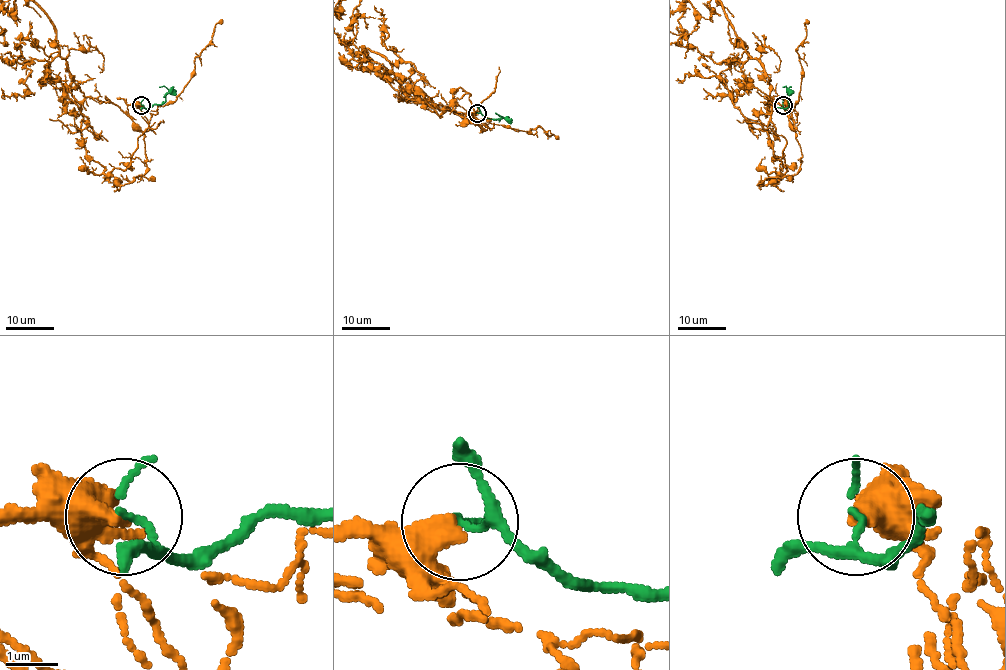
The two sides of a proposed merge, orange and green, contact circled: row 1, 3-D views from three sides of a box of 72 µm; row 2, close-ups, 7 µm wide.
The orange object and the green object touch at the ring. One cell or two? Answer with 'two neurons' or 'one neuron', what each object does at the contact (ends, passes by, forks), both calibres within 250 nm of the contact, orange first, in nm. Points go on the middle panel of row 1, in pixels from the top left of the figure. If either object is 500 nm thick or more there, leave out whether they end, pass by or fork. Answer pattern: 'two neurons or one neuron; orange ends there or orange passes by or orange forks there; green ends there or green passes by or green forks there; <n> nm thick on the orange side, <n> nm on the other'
two neurons; 500 nm thick on the orange side, 80 nm on the other

